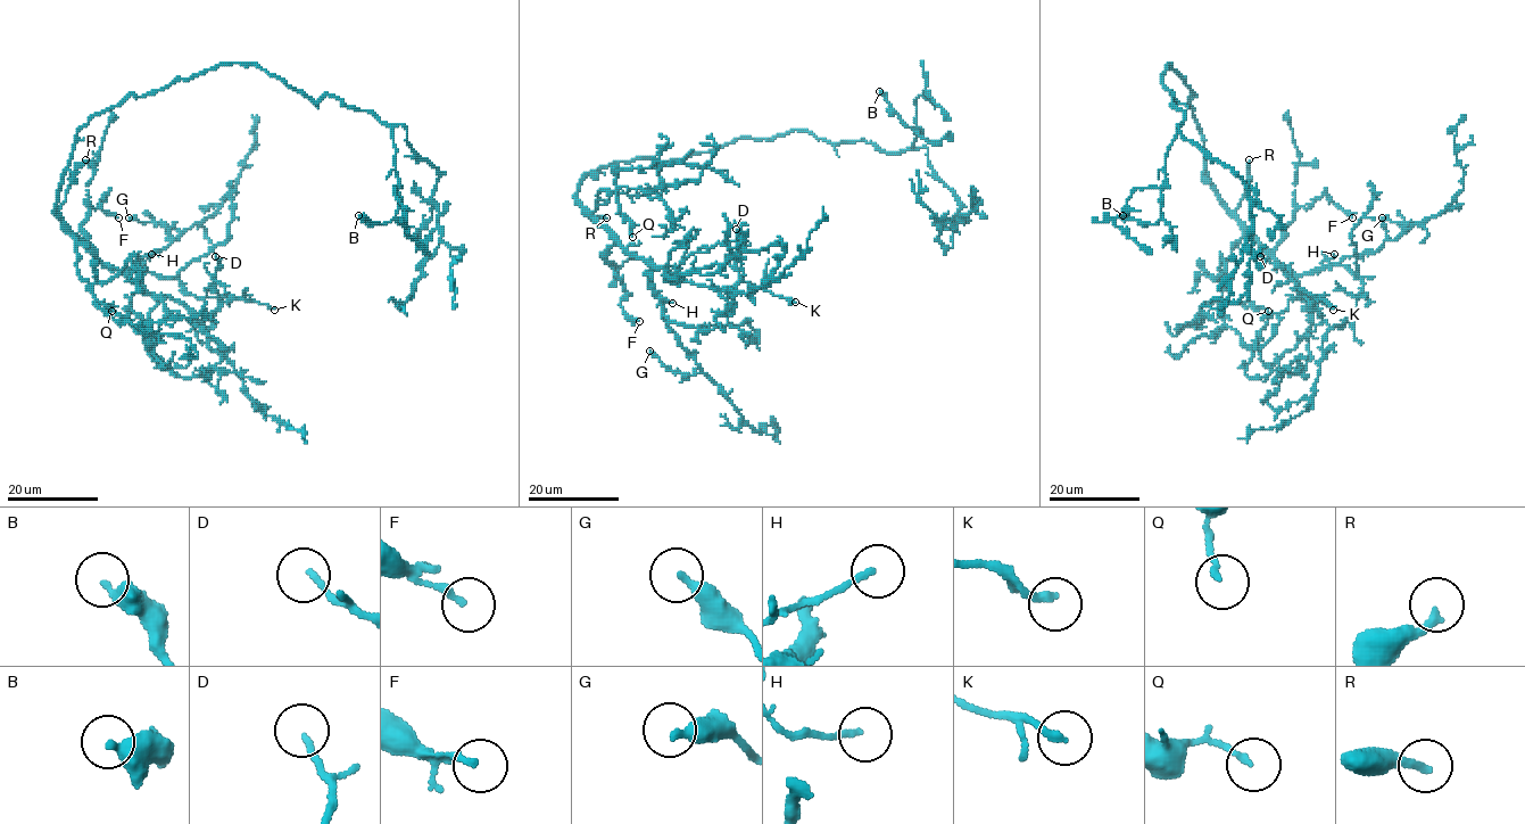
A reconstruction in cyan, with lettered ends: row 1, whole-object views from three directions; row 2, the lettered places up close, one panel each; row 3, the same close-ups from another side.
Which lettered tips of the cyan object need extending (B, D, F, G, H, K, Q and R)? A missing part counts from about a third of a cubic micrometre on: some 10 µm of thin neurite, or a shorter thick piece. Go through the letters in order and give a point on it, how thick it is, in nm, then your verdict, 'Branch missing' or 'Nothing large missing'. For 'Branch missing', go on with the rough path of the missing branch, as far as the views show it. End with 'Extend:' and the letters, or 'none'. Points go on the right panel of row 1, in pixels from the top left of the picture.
B: Place: (1122, 215). Thickness 360 nm. Nothing large missing
D: Place: (1260, 256). Thickness 150 nm. Nothing large missing
F: Place: (1352, 217). Thickness 200 nm. Nothing large missing
G: Place: (1382, 217). Thickness 360 nm. Nothing large missing
H: Place: (1334, 254). Thickness 160 nm. Nothing large missing
K: Place: (1333, 310). Thickness 240 nm. Nothing large missing
Q: Place: (1268, 311). Thickness 160 nm. Nothing large missing
R: Place: (1249, 159). Thickness 240 nm. Branch missing
Extend: R

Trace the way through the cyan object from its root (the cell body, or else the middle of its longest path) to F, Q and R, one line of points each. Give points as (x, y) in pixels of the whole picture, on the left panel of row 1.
F: (135, 95), (80, 129), (56, 205), (92, 250), (82, 227), (86, 212), (106, 192), (100, 205), (118, 217)
Q: (135, 95), (96, 113), (80, 129), (56, 205), (56, 214), (75, 239), (77, 273), (96, 303), (112, 311)
R: (135, 95), (96, 113), (80, 129), (59, 188), (57, 211), (65, 199), (71, 174), (85, 159)

